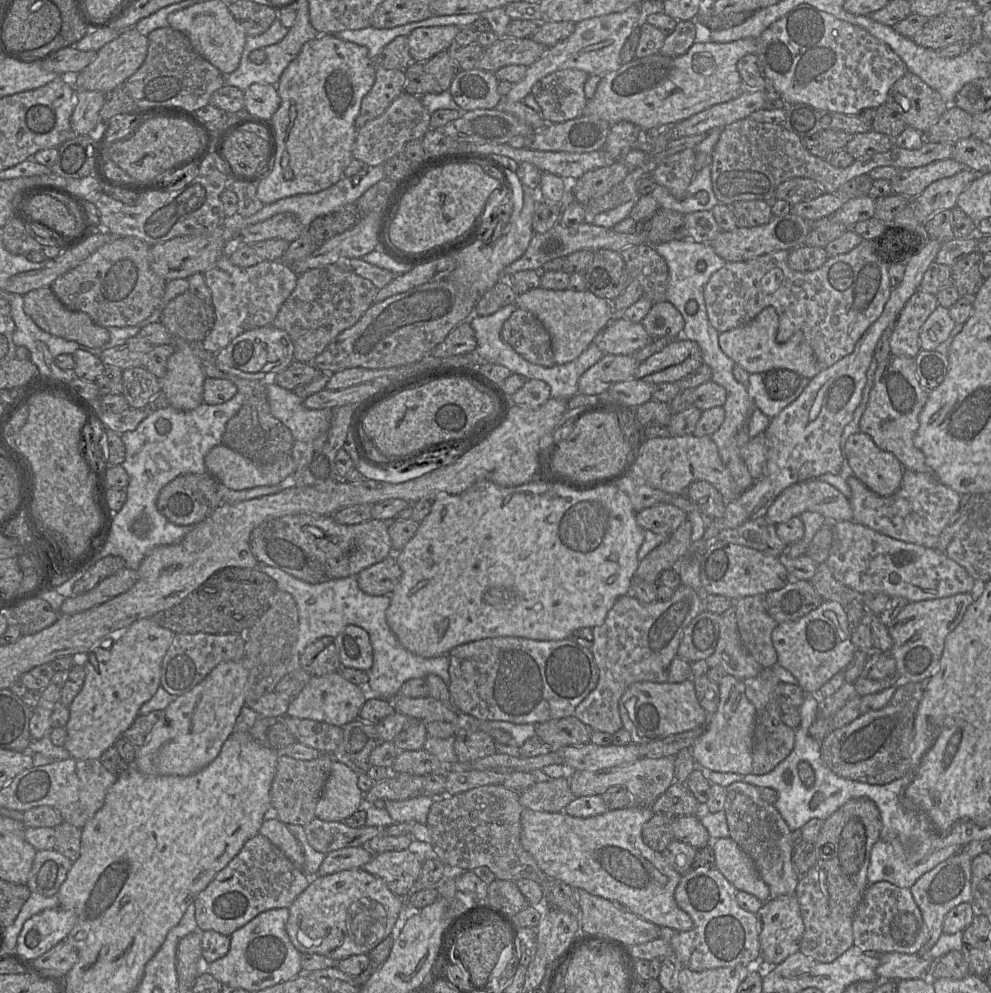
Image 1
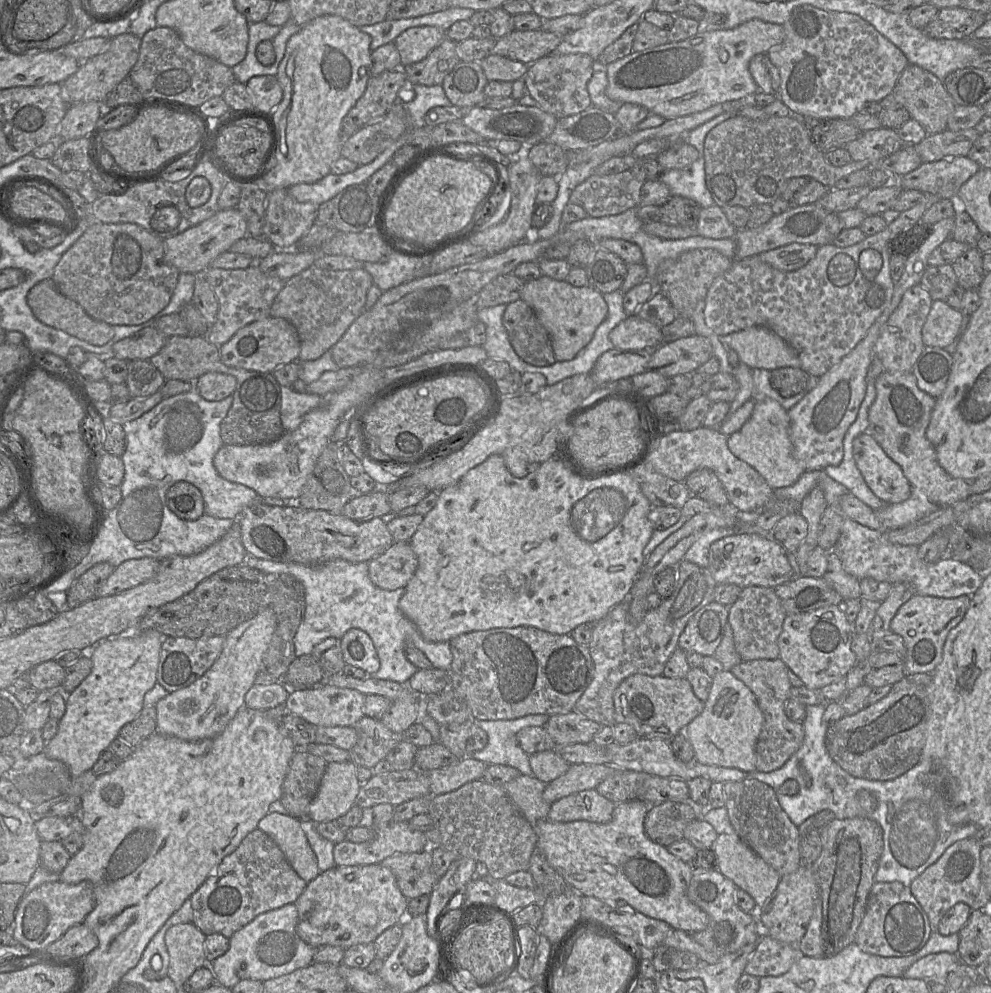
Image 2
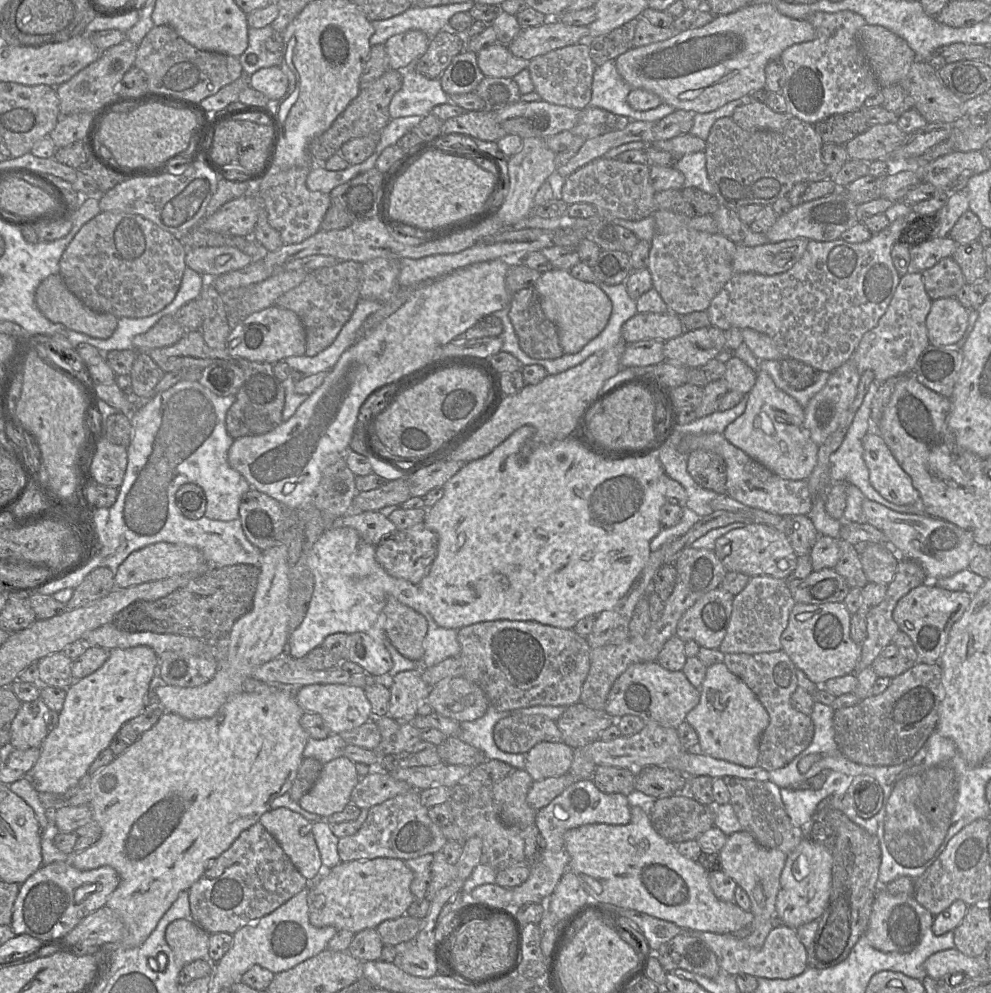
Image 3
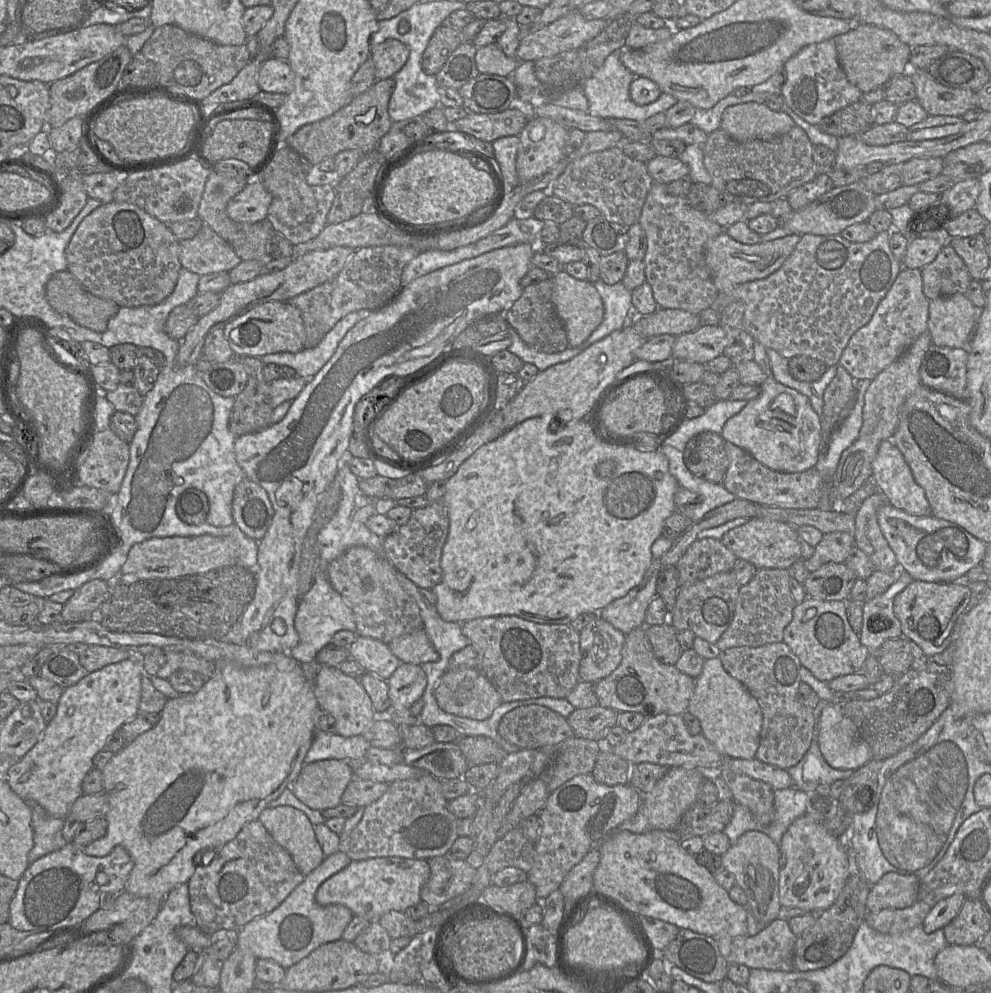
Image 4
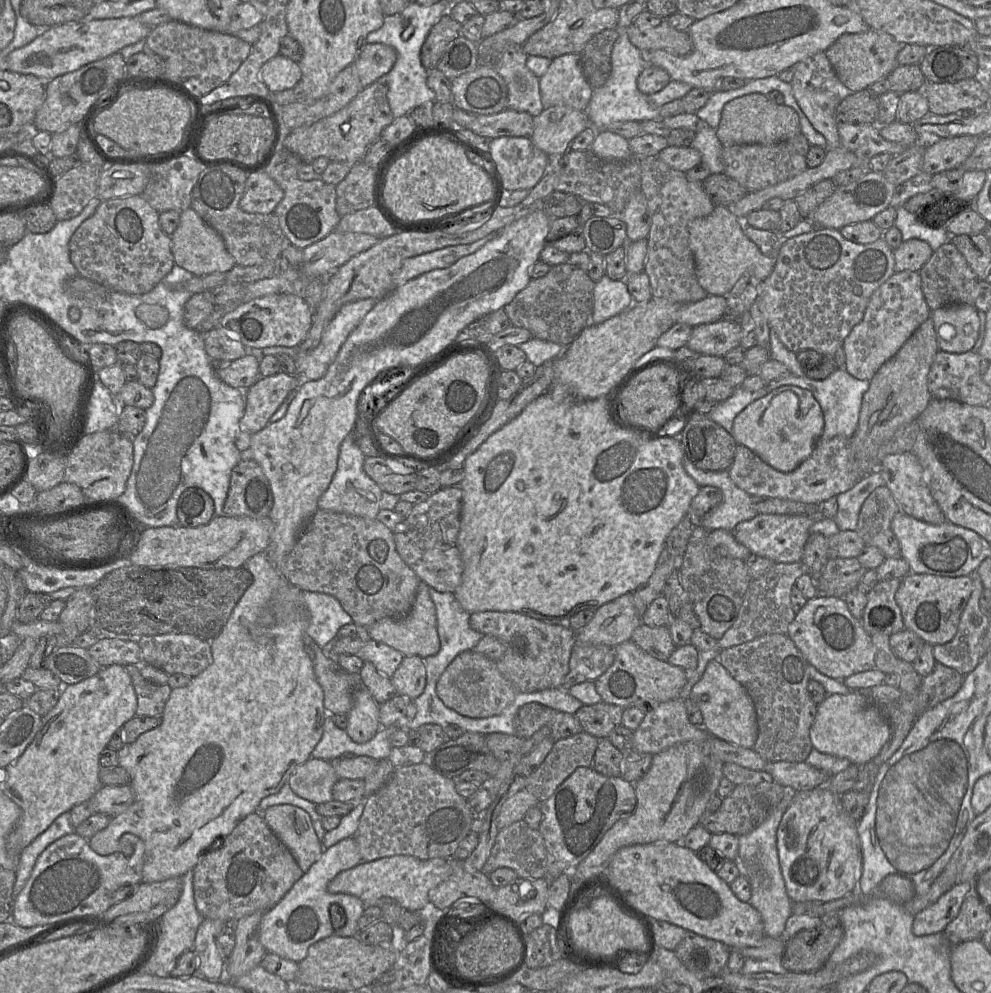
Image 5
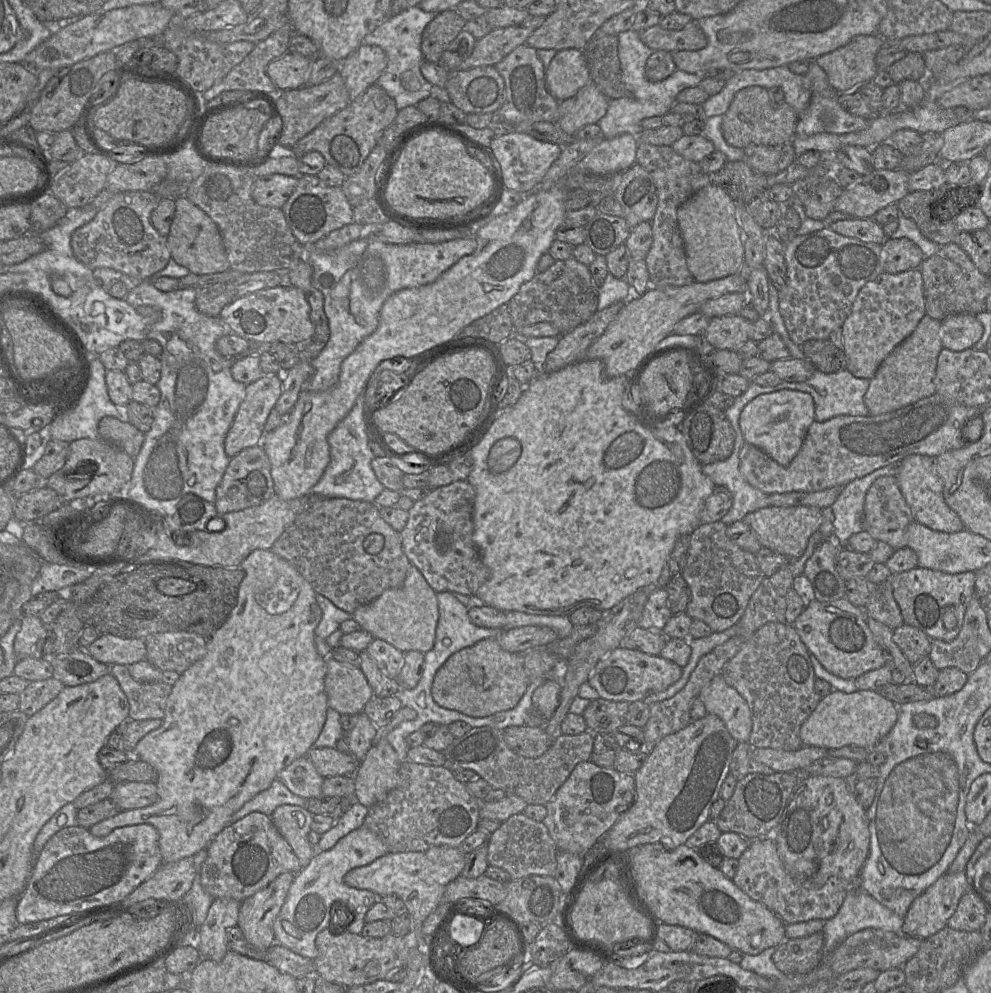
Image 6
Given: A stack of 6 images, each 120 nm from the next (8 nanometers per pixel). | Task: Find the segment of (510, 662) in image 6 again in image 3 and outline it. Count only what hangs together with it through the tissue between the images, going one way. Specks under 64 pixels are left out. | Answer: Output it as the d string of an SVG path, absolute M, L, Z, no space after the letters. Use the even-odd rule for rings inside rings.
M463 676L432 686L425 701L435 712L457 722L479 719L490 707L484 691Z

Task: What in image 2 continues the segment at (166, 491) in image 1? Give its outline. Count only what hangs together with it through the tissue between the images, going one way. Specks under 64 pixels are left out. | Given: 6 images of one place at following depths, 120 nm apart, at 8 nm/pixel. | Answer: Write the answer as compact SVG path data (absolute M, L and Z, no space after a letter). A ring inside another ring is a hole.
M178 481L167 490L166 503L173 513L184 520L197 520L205 513L200 489L187 481Z

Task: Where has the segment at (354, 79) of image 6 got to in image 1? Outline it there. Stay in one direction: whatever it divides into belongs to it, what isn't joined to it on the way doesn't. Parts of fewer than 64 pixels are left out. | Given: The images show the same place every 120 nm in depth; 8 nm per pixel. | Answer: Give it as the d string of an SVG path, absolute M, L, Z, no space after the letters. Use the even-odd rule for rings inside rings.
M454 25L420 27L408 35L410 55L415 62L423 62L444 50L451 50L459 27Z

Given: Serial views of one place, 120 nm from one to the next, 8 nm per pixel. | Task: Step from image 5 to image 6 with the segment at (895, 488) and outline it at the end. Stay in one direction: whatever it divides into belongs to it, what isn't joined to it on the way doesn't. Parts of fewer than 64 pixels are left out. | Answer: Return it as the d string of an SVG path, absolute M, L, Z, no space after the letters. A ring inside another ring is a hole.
M913 454L903 458L900 463L900 471L896 479L905 502L913 514L914 521L938 532L963 531L965 528L962 521L944 500L943 483L938 475L934 458Z

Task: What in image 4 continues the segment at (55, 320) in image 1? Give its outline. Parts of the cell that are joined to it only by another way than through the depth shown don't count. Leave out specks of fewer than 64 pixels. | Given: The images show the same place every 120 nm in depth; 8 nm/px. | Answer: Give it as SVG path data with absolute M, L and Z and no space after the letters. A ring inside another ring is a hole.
M69 270L51 276L45 287L45 297L56 312L95 332L105 332L110 319L120 309L114 301L85 290Z

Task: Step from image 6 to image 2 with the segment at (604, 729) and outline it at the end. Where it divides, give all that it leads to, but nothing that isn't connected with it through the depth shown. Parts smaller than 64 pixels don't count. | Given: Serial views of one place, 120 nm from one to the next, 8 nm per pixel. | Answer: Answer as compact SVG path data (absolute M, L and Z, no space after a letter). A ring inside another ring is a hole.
M572 710L566 714L550 716L543 727L547 730L556 746L565 746L567 744L592 742L602 725Z

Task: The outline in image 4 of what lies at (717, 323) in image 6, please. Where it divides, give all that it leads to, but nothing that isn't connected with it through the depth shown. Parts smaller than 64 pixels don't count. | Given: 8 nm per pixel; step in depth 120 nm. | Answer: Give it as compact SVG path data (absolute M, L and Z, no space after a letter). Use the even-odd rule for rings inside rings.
M700 325L694 331L676 336L672 356L706 364L722 355L727 345L729 338L720 325Z

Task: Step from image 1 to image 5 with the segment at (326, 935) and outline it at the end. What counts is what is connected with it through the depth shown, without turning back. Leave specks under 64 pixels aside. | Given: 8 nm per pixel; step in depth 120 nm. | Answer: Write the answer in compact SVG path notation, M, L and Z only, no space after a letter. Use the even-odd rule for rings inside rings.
M394 855L370 862L361 862L357 866L338 873L327 886L329 893L351 894L363 901L365 906L379 906L385 902L397 902L404 910L425 911L429 908L429 892L451 875L451 859L432 858L421 860L410 855Z

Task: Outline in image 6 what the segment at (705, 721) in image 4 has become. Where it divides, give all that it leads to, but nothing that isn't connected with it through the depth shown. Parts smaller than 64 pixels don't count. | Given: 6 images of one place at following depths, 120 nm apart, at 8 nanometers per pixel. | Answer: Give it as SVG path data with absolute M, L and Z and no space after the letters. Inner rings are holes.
M722 675L705 686L699 698L707 713L718 716L737 742L748 742L752 731L752 713L747 701L729 686Z

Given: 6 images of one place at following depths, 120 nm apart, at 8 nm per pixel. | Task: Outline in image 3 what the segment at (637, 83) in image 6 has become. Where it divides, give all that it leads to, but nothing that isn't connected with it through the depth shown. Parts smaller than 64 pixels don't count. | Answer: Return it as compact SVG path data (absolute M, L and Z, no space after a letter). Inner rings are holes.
M608 60L597 66L594 71L589 106L628 117L631 121L653 123L675 111L673 106L663 102L650 110L634 110L627 102L631 89L631 86L619 74L616 61Z

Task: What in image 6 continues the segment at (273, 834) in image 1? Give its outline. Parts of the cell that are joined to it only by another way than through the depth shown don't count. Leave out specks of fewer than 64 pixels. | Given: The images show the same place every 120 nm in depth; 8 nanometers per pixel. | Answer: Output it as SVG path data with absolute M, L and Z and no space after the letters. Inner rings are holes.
M290 804L278 806L271 815L275 827L290 844L302 868L315 854L316 847L308 840L314 815L305 807Z

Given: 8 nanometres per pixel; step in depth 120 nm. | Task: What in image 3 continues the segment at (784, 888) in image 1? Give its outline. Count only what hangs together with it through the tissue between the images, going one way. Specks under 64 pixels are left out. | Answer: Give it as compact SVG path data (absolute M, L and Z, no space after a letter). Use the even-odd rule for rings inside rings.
M726 776L723 780L730 792L730 804L743 828L765 848L778 849L790 854L806 836L806 829L792 824L788 816L778 785L767 780L742 779Z

